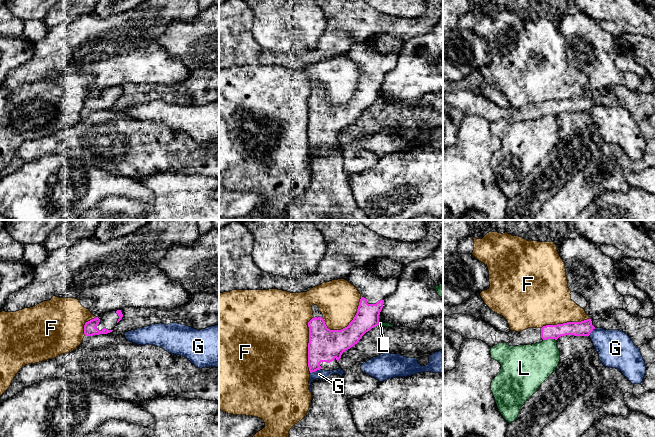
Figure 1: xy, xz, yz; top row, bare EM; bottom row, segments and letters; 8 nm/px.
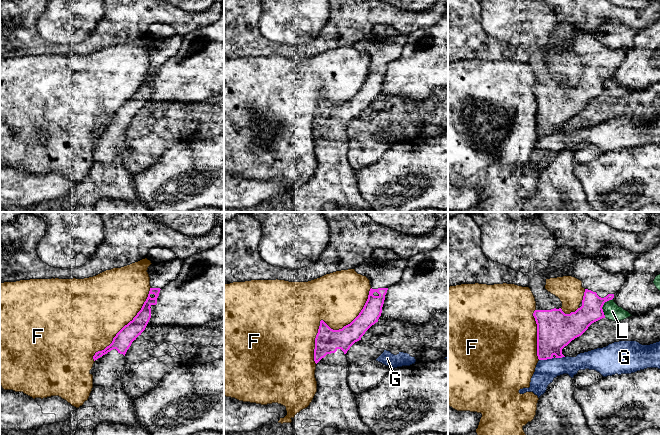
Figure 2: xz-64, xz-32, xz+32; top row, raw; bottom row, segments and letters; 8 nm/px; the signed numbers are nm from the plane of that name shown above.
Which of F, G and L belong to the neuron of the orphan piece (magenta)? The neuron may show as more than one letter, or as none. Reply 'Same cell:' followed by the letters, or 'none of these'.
Same cell: none of these

